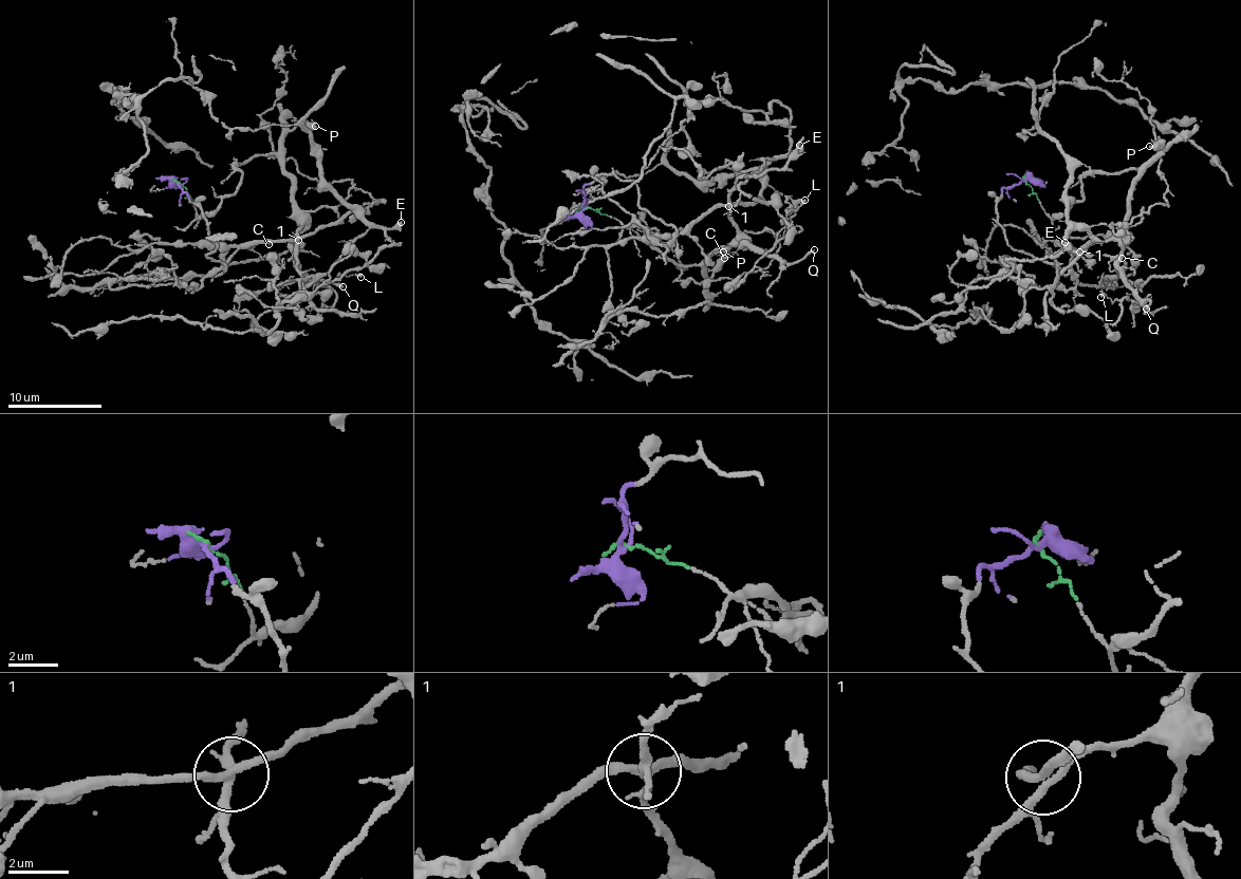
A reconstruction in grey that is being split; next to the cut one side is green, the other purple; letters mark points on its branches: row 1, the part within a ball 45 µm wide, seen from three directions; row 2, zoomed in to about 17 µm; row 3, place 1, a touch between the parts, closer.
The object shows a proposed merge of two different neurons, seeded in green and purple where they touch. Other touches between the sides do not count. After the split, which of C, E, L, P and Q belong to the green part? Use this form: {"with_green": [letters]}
{"with_green": ["C", "P", "Q"]}

